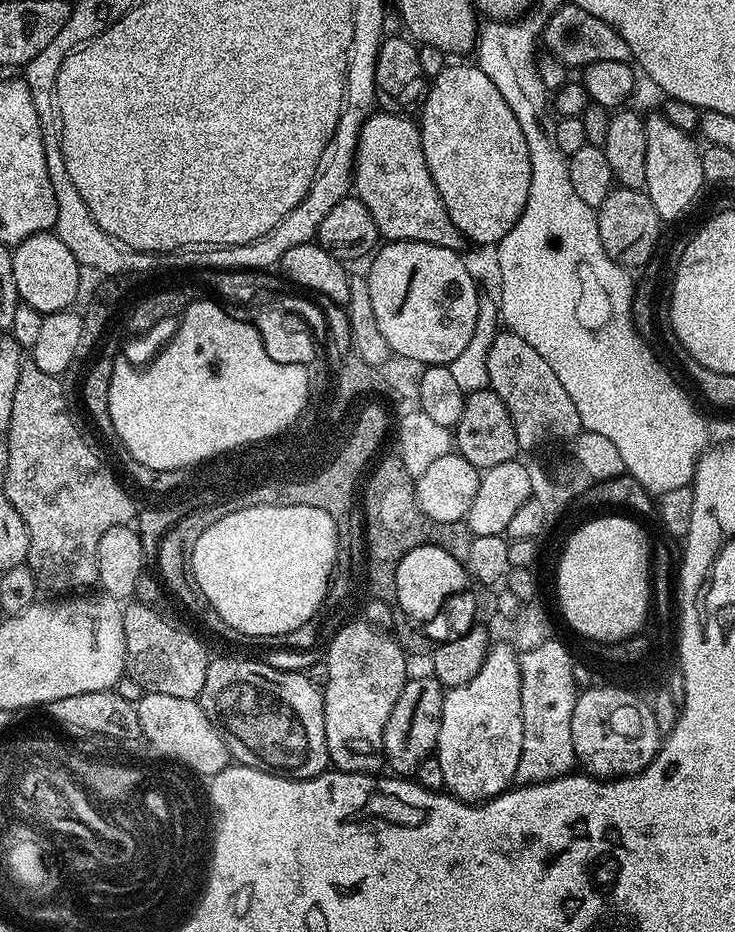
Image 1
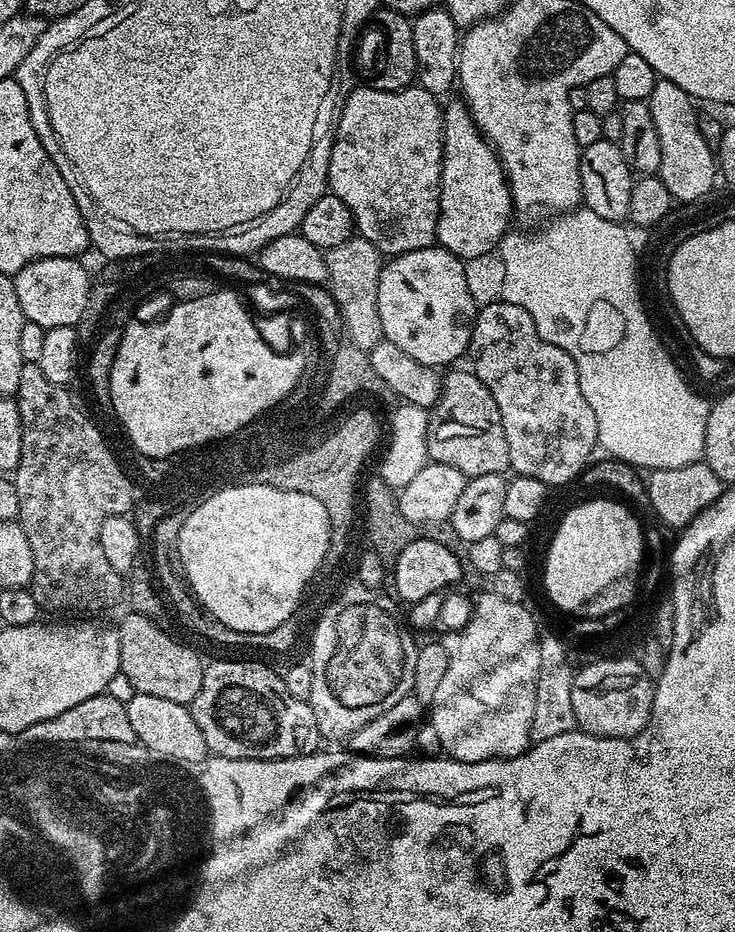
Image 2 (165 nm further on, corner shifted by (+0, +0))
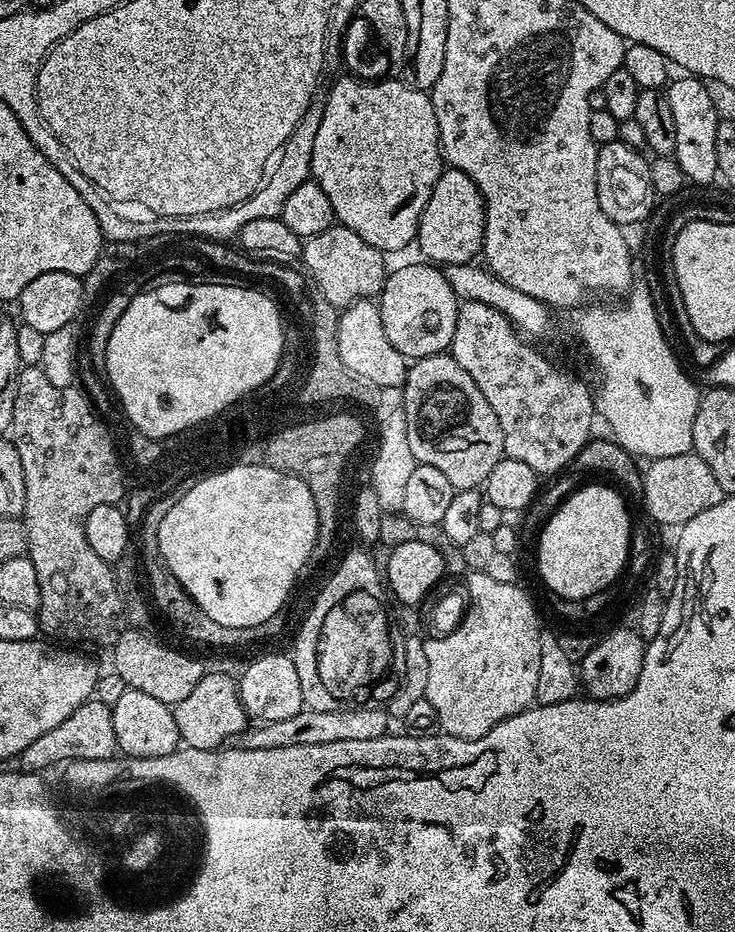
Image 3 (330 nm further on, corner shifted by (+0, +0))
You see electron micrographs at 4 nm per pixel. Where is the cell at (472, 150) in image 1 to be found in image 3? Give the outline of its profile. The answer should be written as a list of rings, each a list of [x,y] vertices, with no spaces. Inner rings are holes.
[[[451,166],[443,169],[429,201],[426,202],[425,209],[422,210],[415,243],[420,244],[420,252],[424,255],[421,257],[437,266],[471,264],[481,255],[484,247],[484,199],[478,186],[462,170]]]

